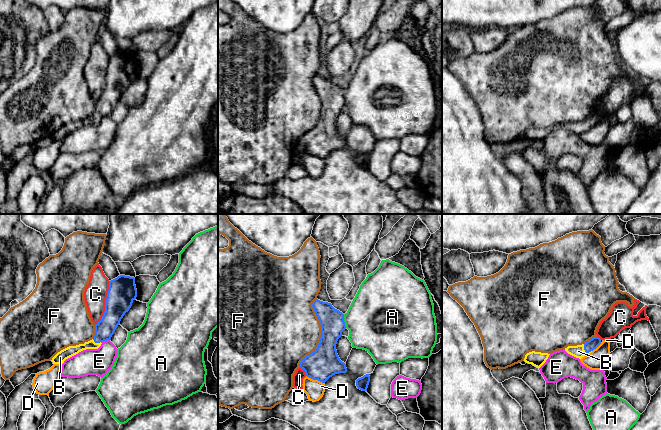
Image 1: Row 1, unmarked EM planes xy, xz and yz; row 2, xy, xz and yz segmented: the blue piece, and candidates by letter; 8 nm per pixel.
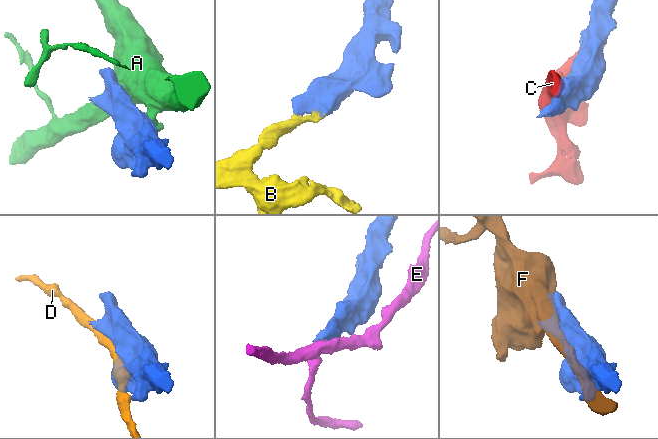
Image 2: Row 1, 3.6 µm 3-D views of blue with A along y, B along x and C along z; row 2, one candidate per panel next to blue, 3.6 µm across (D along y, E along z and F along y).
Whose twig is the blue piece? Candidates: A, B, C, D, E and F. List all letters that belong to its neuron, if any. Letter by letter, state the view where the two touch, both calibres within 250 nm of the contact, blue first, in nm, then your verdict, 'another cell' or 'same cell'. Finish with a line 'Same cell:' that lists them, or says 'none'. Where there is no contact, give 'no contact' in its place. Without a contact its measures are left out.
A: meets blue in xz; 190 nm thick on the blue side, 460 nm on the other; another cell
B: meets blue in yz; 90 nm thick on the blue side, 100 nm on the other; same cell
C: meets blue in xy; 220 nm thick on the blue side, 190 nm on the other; another cell
D: meets blue in xz; 240 nm thick on the blue side, 150 nm on the other; another cell
E: meets blue in xy; 160 nm thick on the blue side, 220 nm on the other; another cell
F: meets blue in xz; 240 nm thick on the blue side, 480 nm on the other; another cell
Same cell: B

